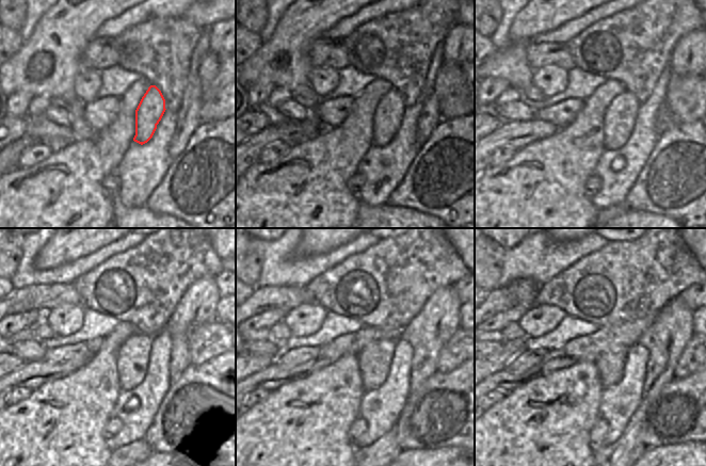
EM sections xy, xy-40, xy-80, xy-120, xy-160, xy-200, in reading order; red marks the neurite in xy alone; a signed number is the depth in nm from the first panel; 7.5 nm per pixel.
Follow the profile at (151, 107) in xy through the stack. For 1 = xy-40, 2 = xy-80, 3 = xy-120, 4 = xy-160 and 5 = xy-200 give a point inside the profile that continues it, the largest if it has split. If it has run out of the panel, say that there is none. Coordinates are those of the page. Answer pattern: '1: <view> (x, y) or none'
1: xy-40 (388, 113)
2: xy-80 (620, 116)
3: xy-120 (133, 356)
4: xy-160 (373, 362)
5: xy-200 (610, 366)

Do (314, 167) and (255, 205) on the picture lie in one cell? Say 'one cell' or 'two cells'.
one cell

